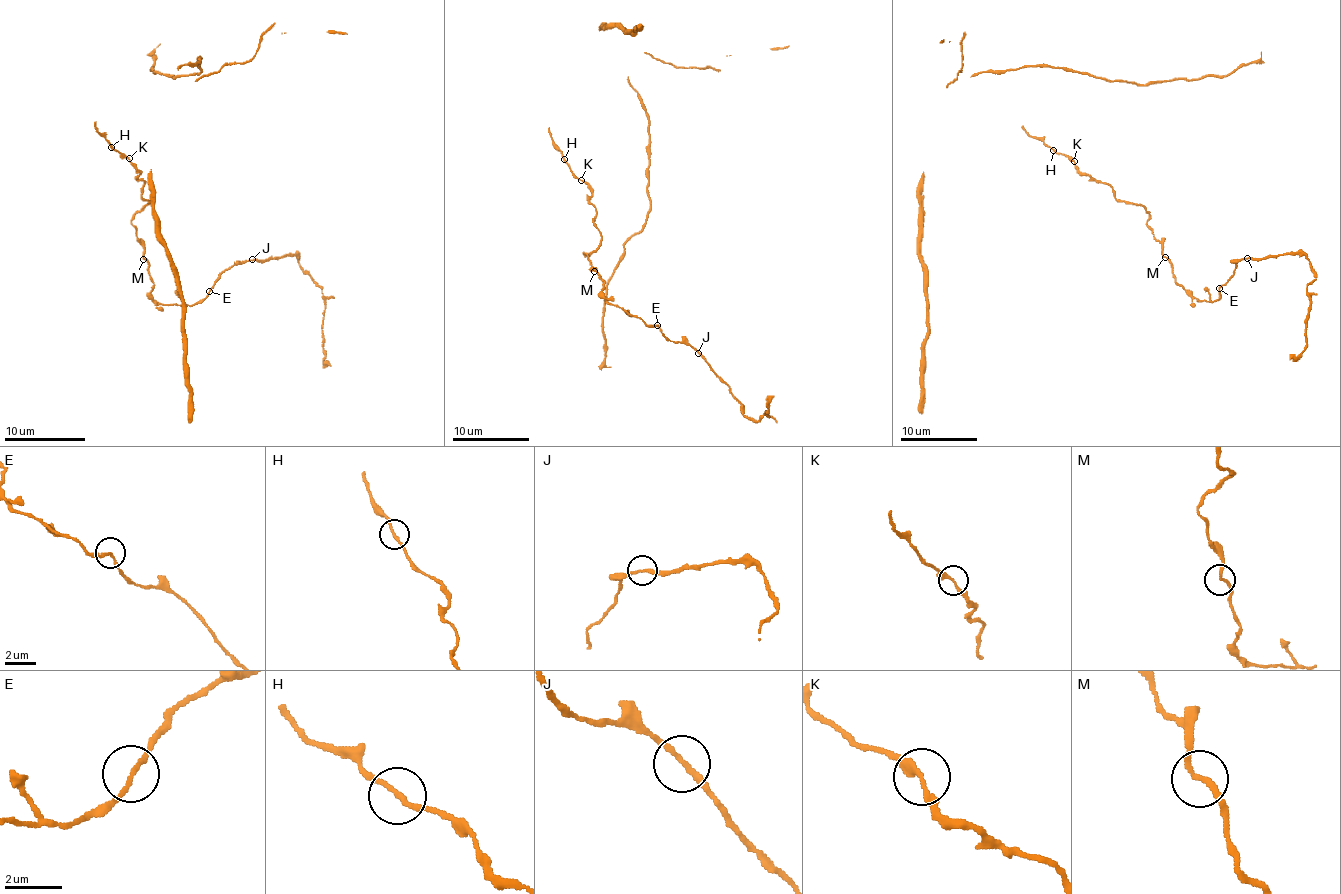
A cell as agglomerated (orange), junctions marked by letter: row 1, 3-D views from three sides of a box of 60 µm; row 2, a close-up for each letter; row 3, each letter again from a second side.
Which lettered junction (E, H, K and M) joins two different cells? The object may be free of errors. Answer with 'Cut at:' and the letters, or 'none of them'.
Cut at: none of them

